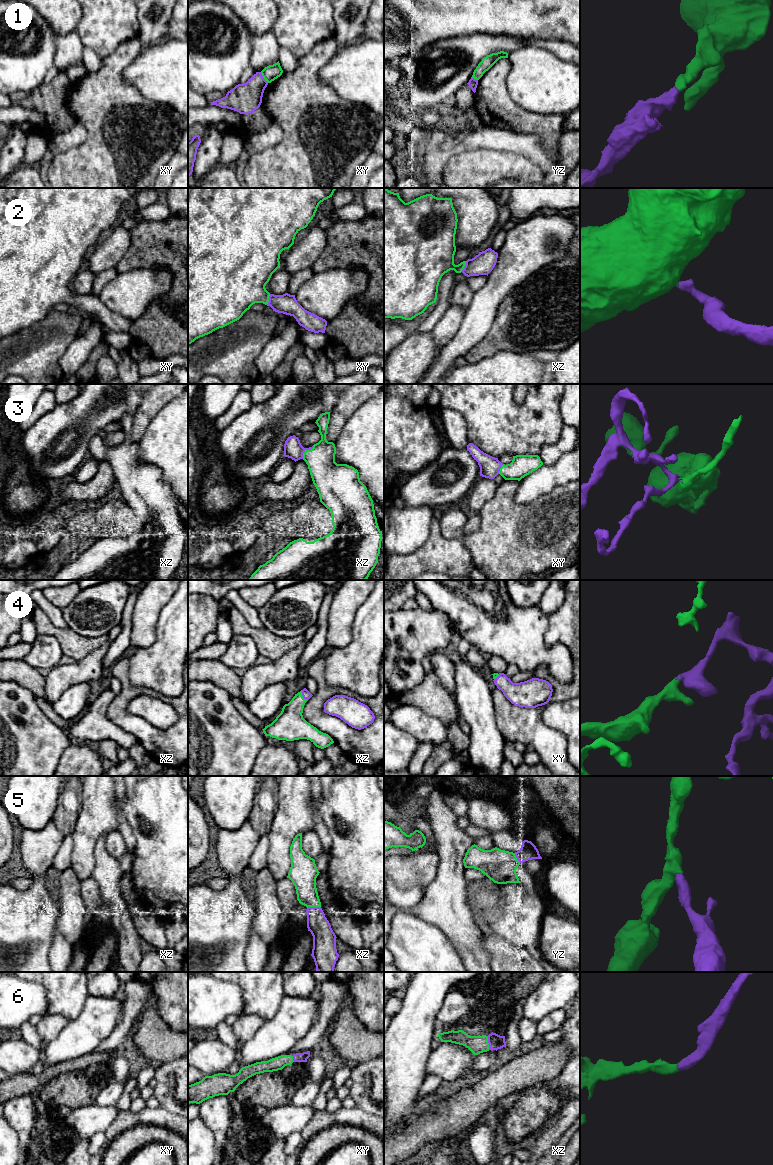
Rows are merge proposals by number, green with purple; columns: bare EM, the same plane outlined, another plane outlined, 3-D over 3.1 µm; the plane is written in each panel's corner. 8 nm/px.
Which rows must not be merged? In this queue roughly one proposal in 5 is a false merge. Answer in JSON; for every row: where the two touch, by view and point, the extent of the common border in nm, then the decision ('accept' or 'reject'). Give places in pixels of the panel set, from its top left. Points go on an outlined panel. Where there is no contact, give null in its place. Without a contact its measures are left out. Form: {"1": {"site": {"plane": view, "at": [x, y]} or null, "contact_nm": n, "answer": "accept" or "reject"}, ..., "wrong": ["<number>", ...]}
{"1": {"site": {"plane": "xy", "at": [263, 77]}, "contact_nm": 110, "answer": "reject"}, "2": {"site": {"plane": "xy", "at": [268, 299]}, "contact_nm": 90, "answer": "accept"}, "3": {"site": {"plane": "xz", "at": [305, 451]}, "contact_nm": 140, "answer": "accept"}, "4": {"site": {"plane": "xz", "at": [302, 696]}, "contact_nm": 100, "answer": "accept"}, "5": {"site": {"plane": "xz", "at": [313, 906]}, "contact_nm": 110, "answer": "accept"}, "6": {"site": {"plane": "xz", "at": [488, 1043]}, "contact_nm": 110, "answer": "accept"}, "wrong": ["1"]}

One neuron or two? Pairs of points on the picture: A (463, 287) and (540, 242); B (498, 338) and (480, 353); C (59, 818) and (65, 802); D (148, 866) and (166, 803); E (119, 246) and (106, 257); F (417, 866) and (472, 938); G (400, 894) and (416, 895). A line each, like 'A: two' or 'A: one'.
A: two
B: one
C: one
D: one
E: one
F: two
G: one

